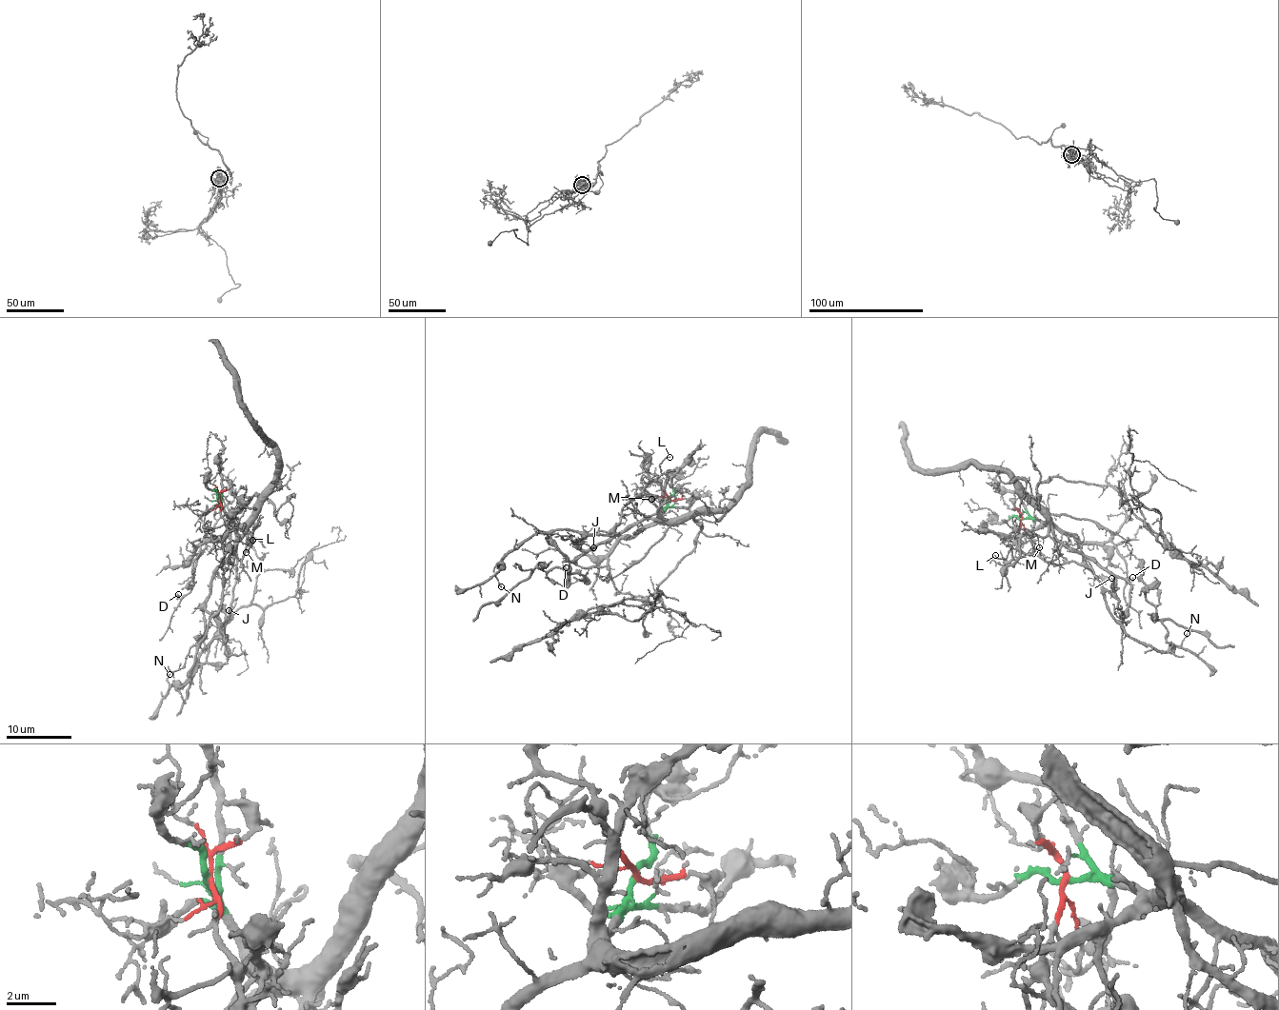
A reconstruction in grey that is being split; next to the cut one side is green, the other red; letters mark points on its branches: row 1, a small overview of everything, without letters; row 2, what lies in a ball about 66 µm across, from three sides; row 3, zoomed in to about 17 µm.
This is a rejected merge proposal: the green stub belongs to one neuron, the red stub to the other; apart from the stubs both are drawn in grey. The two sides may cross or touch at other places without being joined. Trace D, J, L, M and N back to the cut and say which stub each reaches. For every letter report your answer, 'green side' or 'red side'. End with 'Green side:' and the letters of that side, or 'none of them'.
D: green side
J: green side
L: red side
M: green side
N: red side
Green side: D, J, M

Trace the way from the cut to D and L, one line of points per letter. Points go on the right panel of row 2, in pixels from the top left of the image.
D: (1022, 518), (1048, 522), (1083, 544), (1111, 543), (1126, 562), (1129, 583), (1132, 577)
L: (1022, 518), (1017, 546), (1010, 547), (1005, 559), (995, 555)

